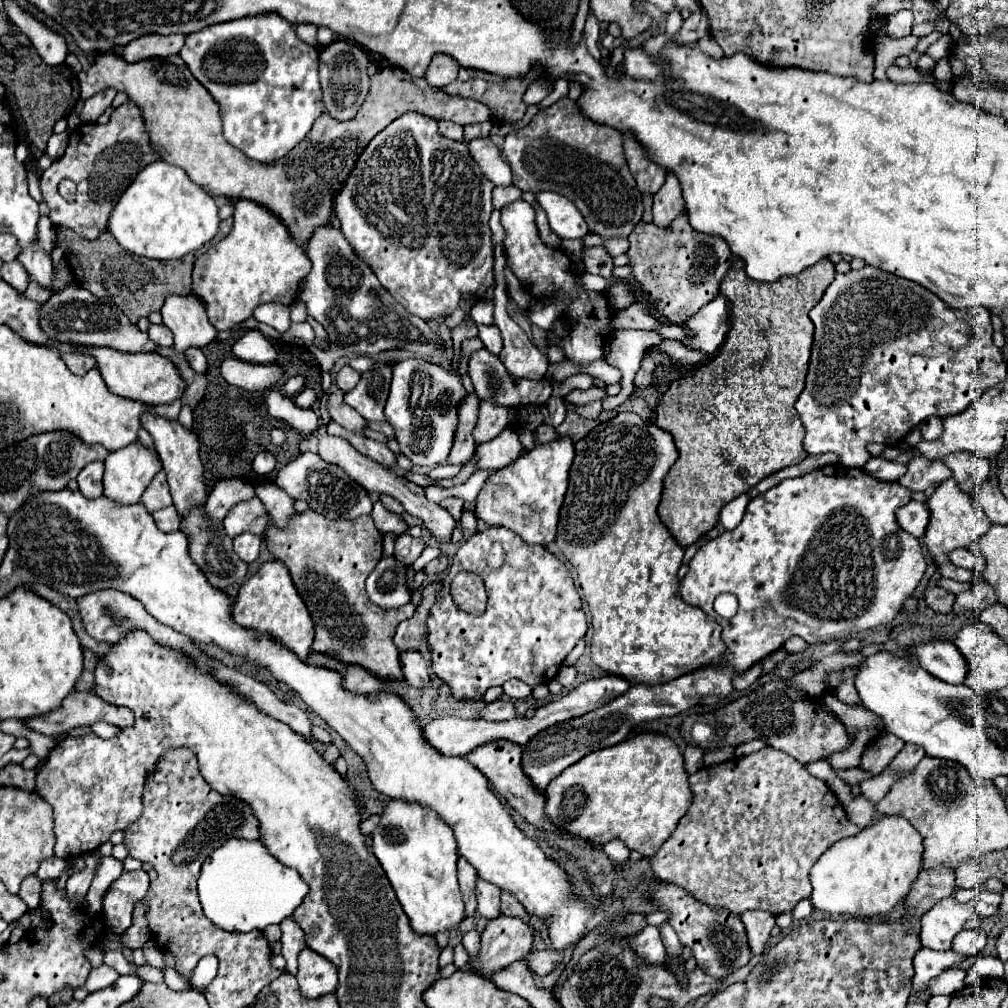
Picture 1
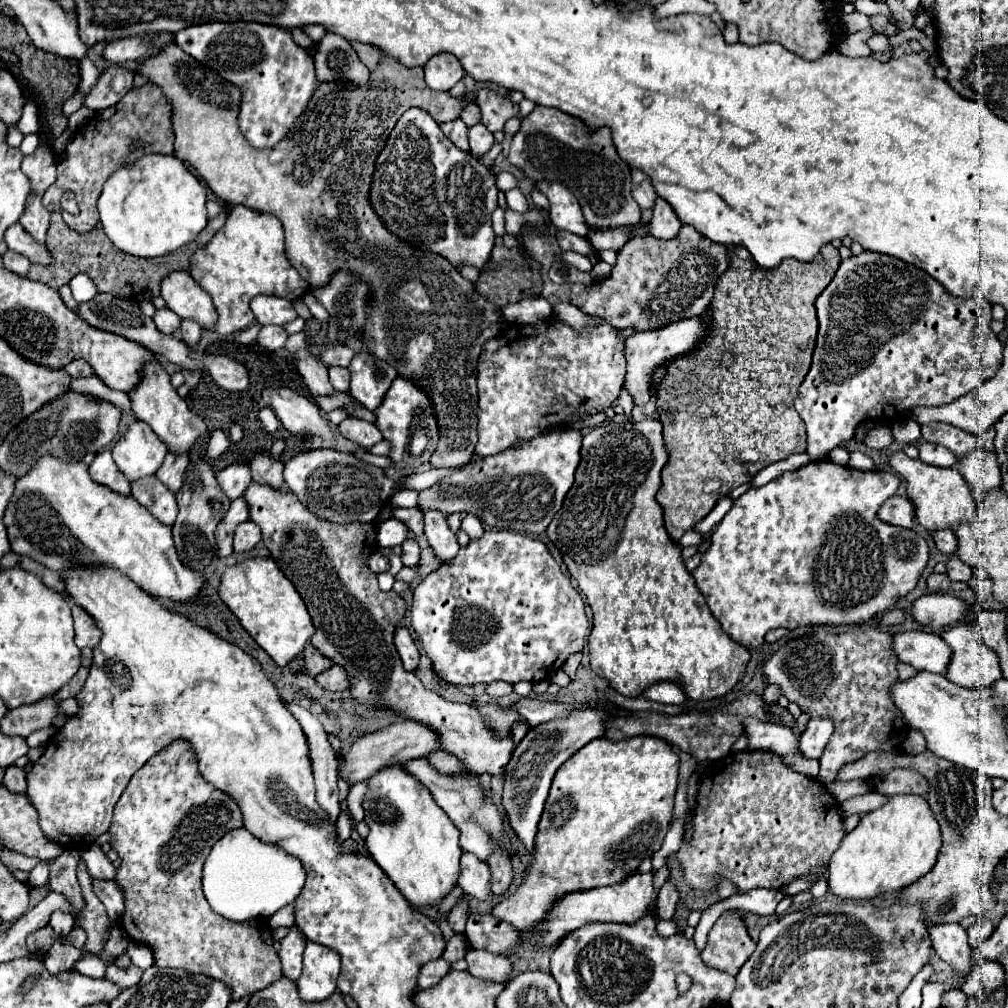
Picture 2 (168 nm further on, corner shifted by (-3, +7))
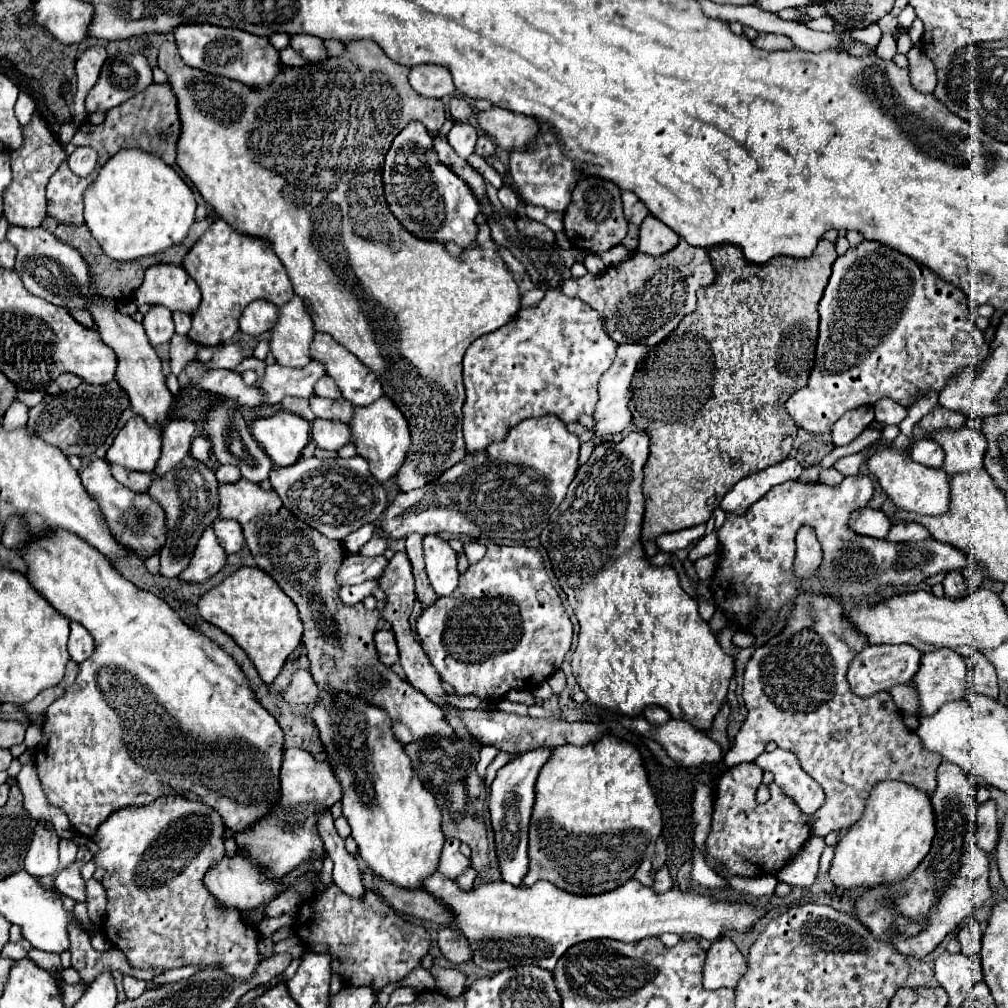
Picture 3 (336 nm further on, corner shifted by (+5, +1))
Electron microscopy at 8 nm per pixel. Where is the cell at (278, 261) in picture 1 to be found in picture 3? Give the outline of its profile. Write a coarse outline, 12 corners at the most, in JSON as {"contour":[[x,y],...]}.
{"contour":[[216,219],[182,267],[202,291],[188,337],[234,339],[292,283],[266,239]]}

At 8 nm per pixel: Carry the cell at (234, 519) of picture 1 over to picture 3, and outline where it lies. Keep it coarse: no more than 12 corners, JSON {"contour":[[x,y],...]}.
{"contour":[[208,527],[180,575],[202,583],[224,567],[226,553]]}

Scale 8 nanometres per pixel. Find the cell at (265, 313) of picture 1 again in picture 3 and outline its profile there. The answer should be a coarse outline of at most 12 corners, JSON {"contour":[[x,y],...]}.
{"contour":[[256,299],[242,311],[240,331],[262,335],[276,325],[278,307]]}

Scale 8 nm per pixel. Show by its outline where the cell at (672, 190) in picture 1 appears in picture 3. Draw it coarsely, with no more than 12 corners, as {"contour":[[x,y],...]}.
{"contour":[[648,215],[640,225],[638,251],[662,255],[680,237]]}

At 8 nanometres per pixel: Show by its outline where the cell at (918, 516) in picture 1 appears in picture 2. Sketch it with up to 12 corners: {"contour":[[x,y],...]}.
{"contour":[[892,495],[878,509],[878,519],[912,527],[912,503]]}

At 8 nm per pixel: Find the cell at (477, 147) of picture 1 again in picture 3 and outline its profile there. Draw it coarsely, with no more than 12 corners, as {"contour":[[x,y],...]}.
{"contour":[[456,123],[448,143],[462,159],[474,153],[478,131]]}

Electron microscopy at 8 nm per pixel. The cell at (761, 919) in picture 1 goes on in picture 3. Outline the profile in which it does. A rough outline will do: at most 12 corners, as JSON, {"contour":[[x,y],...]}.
{"contour":[[692,843],[692,881],[708,889],[728,889]]}

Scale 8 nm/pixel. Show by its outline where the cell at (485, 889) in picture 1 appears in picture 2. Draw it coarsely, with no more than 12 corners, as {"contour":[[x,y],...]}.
{"contour":[[474,853],[460,859],[458,885],[480,901],[490,897],[490,869]]}

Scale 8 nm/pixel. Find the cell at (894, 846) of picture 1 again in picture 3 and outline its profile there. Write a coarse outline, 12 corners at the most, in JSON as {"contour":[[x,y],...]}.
{"contour":[[878,783],[838,841],[842,889],[904,881],[928,855],[928,795]]}

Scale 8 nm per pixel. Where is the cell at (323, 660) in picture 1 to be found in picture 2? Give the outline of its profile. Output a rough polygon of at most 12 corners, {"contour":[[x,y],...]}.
{"contour":[[310,643],[304,649],[304,665],[310,677],[332,667]]}

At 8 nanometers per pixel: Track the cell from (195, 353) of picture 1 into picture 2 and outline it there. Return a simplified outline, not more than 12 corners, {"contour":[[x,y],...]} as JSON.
{"contour":[[184,319],[180,331],[186,345],[200,341],[202,327]]}

